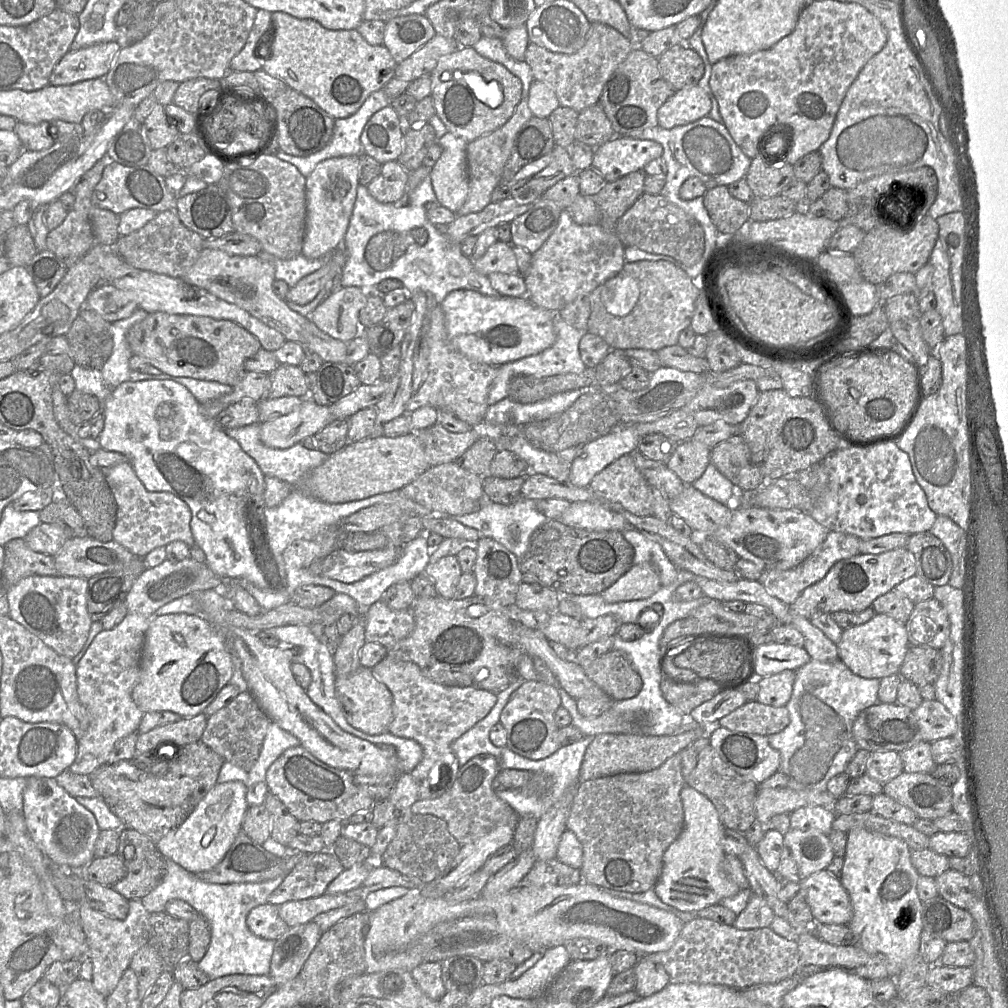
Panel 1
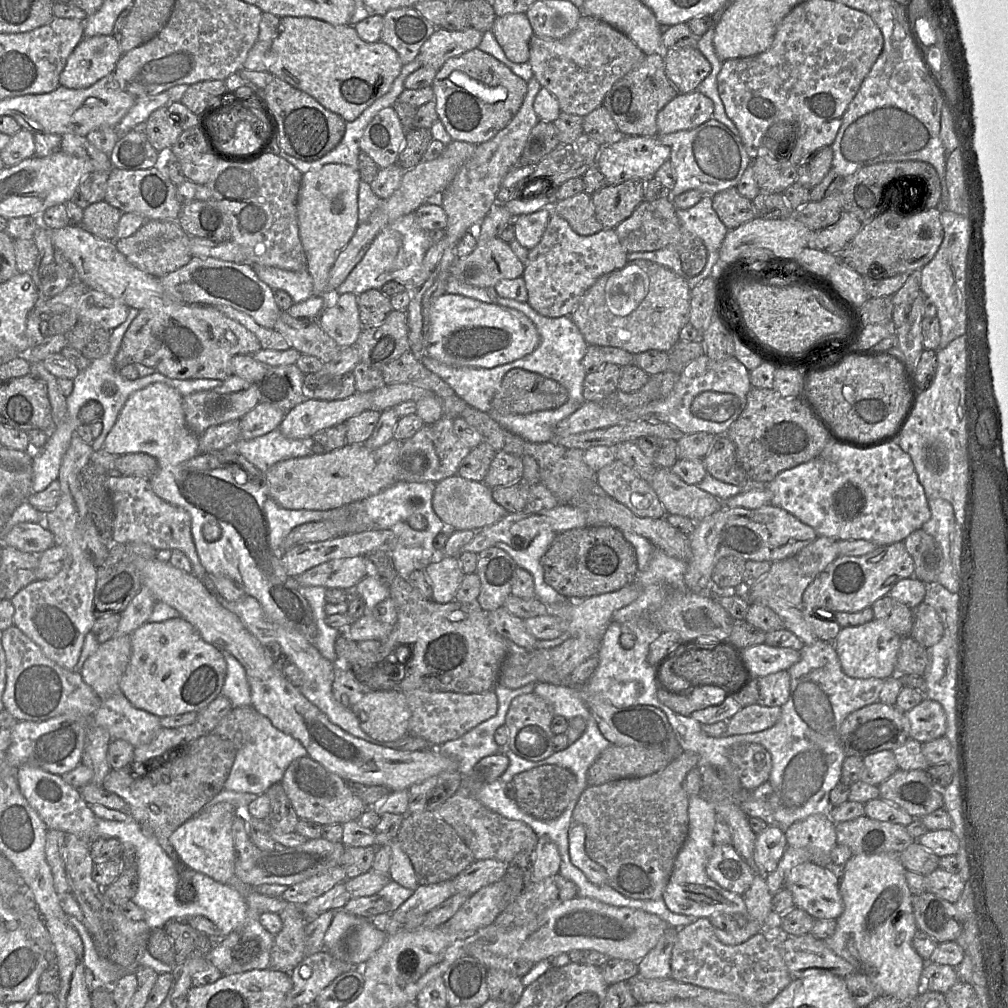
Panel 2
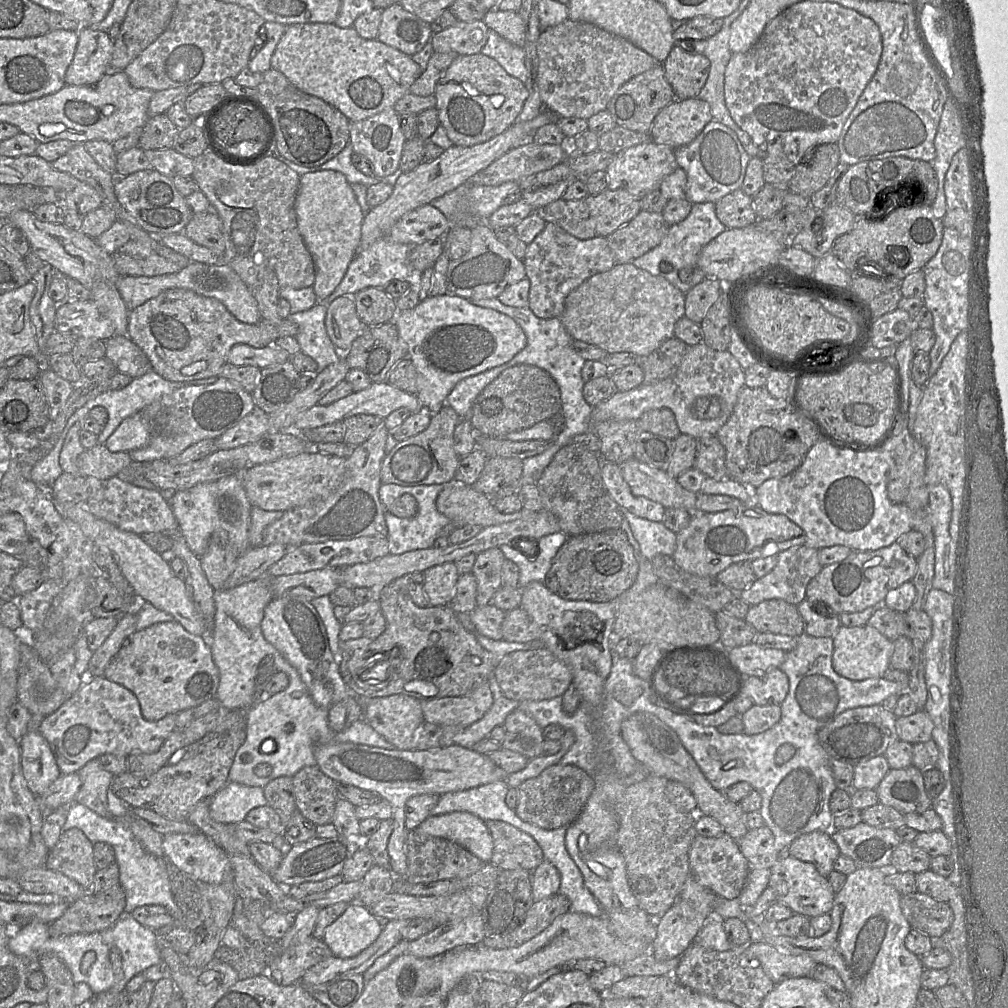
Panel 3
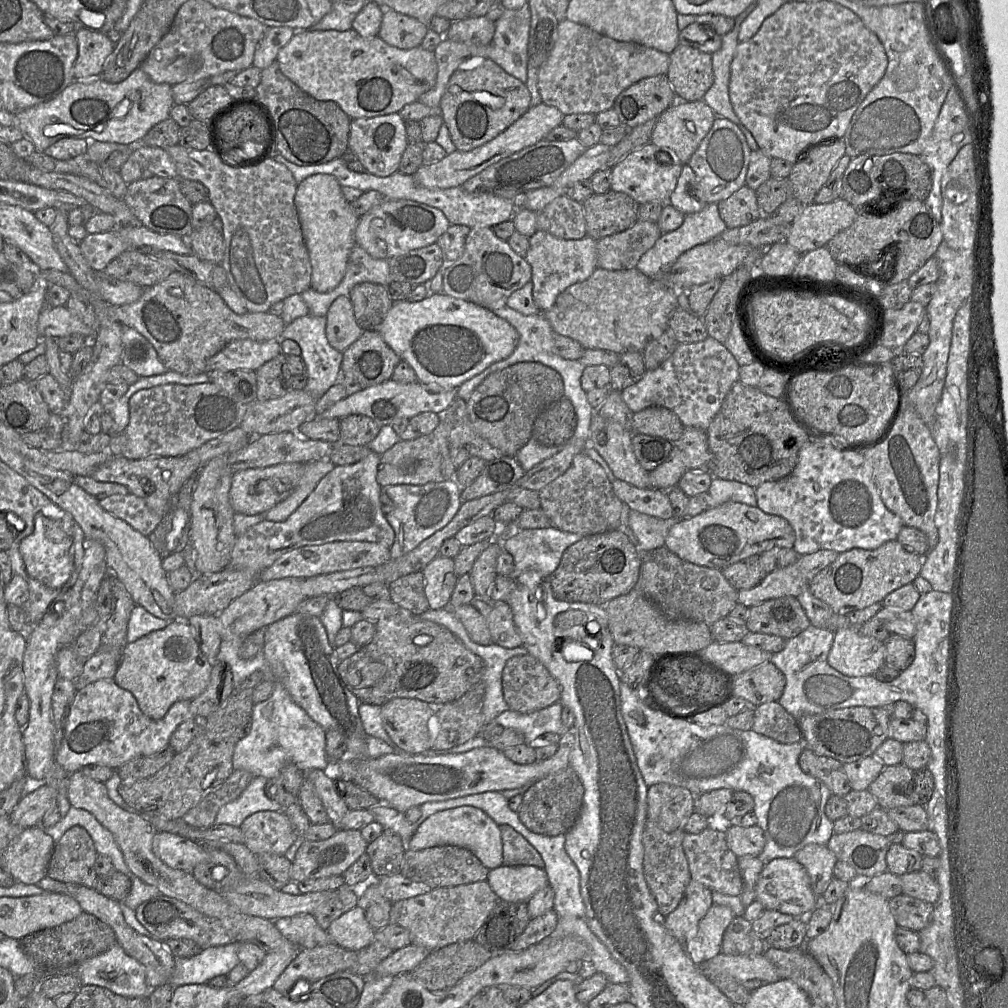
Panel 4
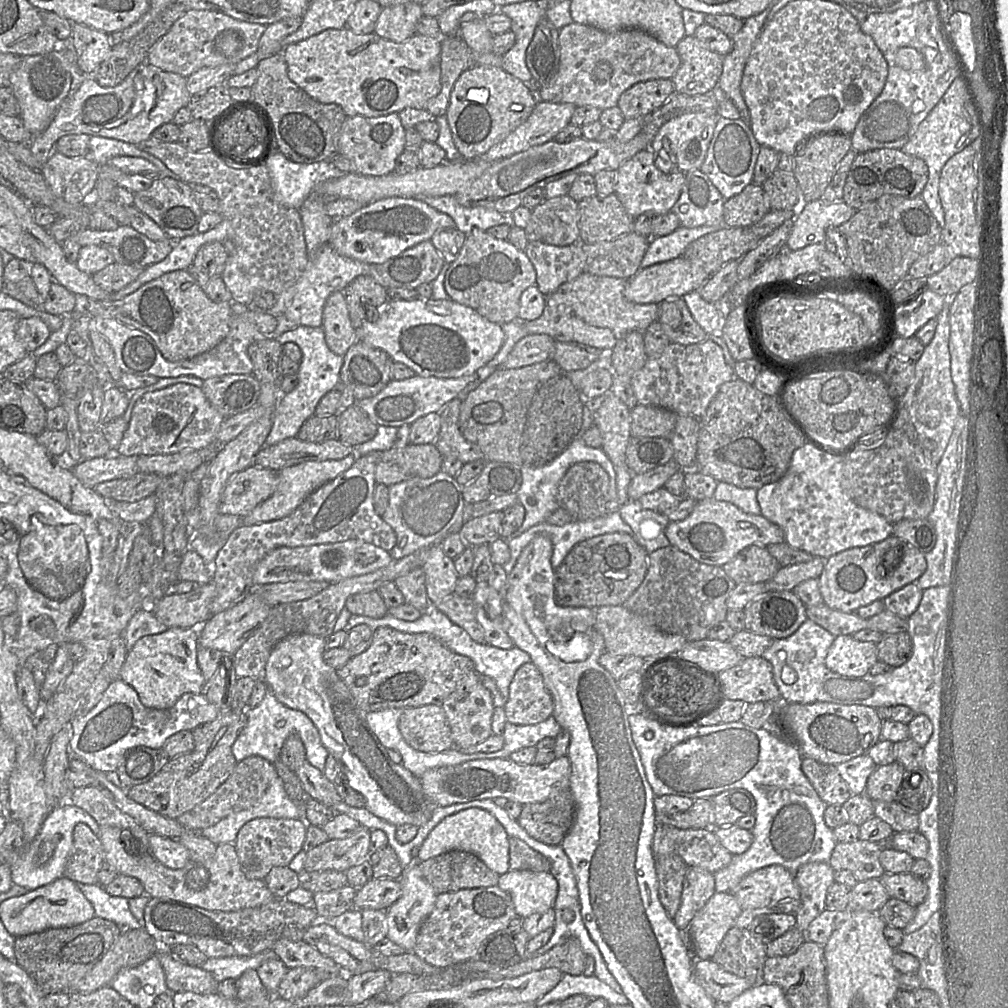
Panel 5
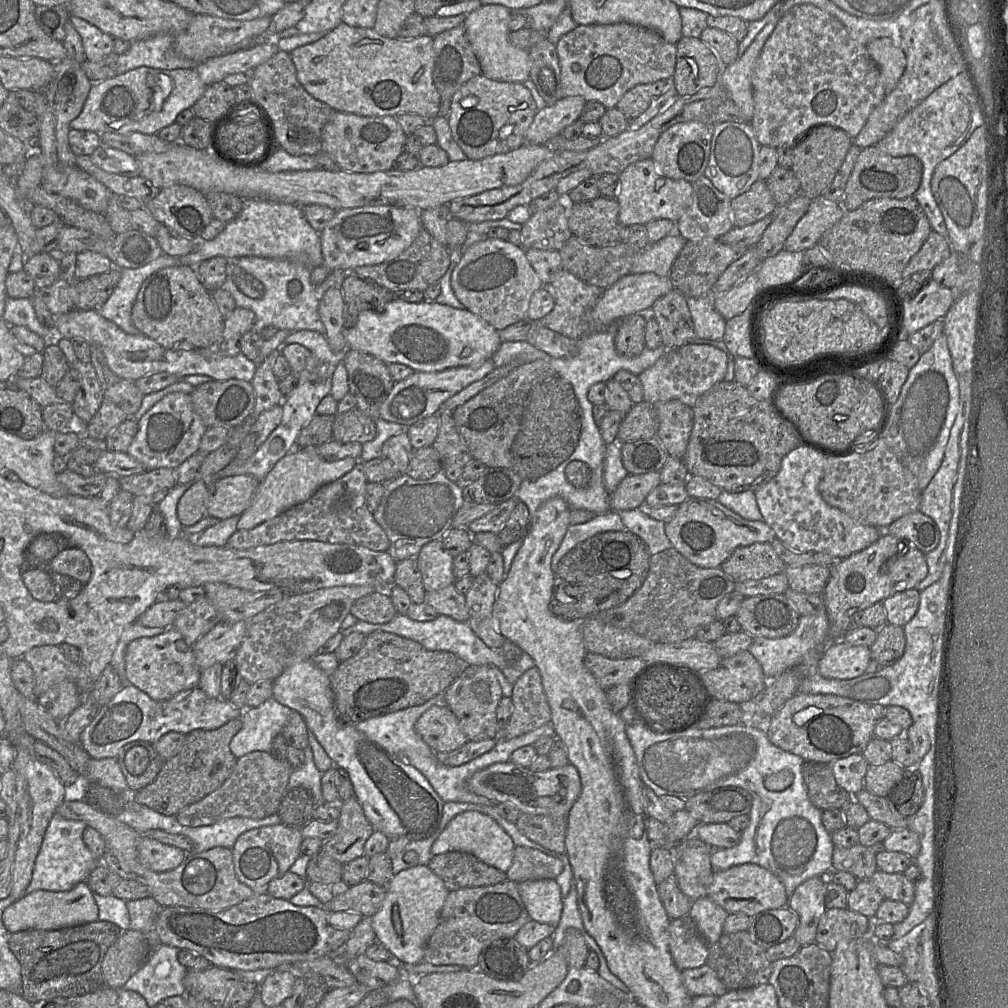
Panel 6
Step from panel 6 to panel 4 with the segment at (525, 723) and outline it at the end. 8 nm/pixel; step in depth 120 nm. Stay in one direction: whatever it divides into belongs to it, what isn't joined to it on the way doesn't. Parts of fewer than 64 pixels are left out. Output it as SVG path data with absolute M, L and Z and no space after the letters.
M527 653L507 660L502 672L503 696L509 709L520 713L531 713L544 709L561 698L559 682L534 656Z

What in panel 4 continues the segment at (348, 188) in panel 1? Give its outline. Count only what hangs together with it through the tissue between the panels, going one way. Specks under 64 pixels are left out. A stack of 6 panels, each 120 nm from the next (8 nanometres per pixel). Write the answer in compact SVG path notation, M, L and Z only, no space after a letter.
M328 174L311 175L300 182L294 197L294 204L312 267L311 288L320 293L329 292L341 282L345 275L347 261L355 245L354 233L359 217L343 196L342 186L338 180Z

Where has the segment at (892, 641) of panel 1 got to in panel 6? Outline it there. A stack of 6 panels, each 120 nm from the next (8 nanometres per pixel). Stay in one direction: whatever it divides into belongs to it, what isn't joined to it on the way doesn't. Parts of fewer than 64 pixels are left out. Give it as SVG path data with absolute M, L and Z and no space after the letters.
M838 640L826 648L818 673L824 678L849 680L864 674L871 660L870 647L852 646Z

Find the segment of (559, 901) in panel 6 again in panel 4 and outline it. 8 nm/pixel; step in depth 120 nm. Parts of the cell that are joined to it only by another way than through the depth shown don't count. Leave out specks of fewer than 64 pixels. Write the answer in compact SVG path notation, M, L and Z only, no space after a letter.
M502 865L489 870L487 883L499 899L522 902L547 886L548 876L544 869L532 865Z

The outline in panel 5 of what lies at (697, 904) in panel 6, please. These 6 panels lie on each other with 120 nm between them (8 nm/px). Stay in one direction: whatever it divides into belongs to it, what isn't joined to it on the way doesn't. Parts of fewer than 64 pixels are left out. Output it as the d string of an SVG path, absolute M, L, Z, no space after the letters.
M715 892L685 931L695 959L711 959L742 908L733 893Z

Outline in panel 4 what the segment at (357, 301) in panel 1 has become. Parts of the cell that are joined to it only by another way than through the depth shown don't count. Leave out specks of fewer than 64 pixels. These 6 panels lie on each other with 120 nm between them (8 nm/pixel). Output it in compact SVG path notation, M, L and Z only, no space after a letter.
M345 295L337 297L326 314L326 337L329 344L343 352L363 333L358 325L350 298Z

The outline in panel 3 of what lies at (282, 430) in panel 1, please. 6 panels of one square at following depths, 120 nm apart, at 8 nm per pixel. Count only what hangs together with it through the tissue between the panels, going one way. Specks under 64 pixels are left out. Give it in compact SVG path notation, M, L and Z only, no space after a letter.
M387 381L372 382L368 388L362 391L353 392L350 395L328 405L317 404L300 413L296 417L292 430L295 432L301 432L306 429L317 428L335 422L342 422L355 415L373 415L385 419L391 412L399 408L406 408L414 413L421 410L422 405L417 395L405 392L389 384Z

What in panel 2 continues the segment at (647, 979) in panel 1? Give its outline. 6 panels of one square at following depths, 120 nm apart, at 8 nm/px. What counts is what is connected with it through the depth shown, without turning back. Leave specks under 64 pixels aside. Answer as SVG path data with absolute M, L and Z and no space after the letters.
M668 927L657 944L637 962L638 974L649 979L671 977L670 961L677 928Z

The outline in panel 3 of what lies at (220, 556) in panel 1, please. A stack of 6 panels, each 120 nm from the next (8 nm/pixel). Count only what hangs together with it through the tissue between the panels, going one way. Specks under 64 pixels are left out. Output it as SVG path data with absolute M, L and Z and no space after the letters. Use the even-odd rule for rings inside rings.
M139 412L124 419L104 445L112 453L131 452L147 445L151 434L151 422ZM242 472L176 491L168 503L188 547L199 558L206 552L211 536L216 530L228 533L231 545L237 553L242 554L250 548L248 536L252 505L242 485ZM293 595L272 598L264 609L261 630L264 638L298 671L316 705L329 708L350 694L339 672L338 656L330 650L323 621L308 599Z

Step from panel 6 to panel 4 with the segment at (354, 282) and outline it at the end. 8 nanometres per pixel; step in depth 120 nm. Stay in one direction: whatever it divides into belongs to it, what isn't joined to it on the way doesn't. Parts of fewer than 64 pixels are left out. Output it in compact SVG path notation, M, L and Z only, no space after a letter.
M370 282L355 285L348 297L355 319L363 330L376 329L394 303L387 286Z

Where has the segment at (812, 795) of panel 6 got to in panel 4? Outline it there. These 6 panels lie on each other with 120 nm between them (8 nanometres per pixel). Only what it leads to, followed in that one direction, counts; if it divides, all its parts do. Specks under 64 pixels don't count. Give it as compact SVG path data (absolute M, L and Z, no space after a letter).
M804 749L799 757L799 765L803 772L825 784L832 795L845 797L853 790L844 764L833 758Z

